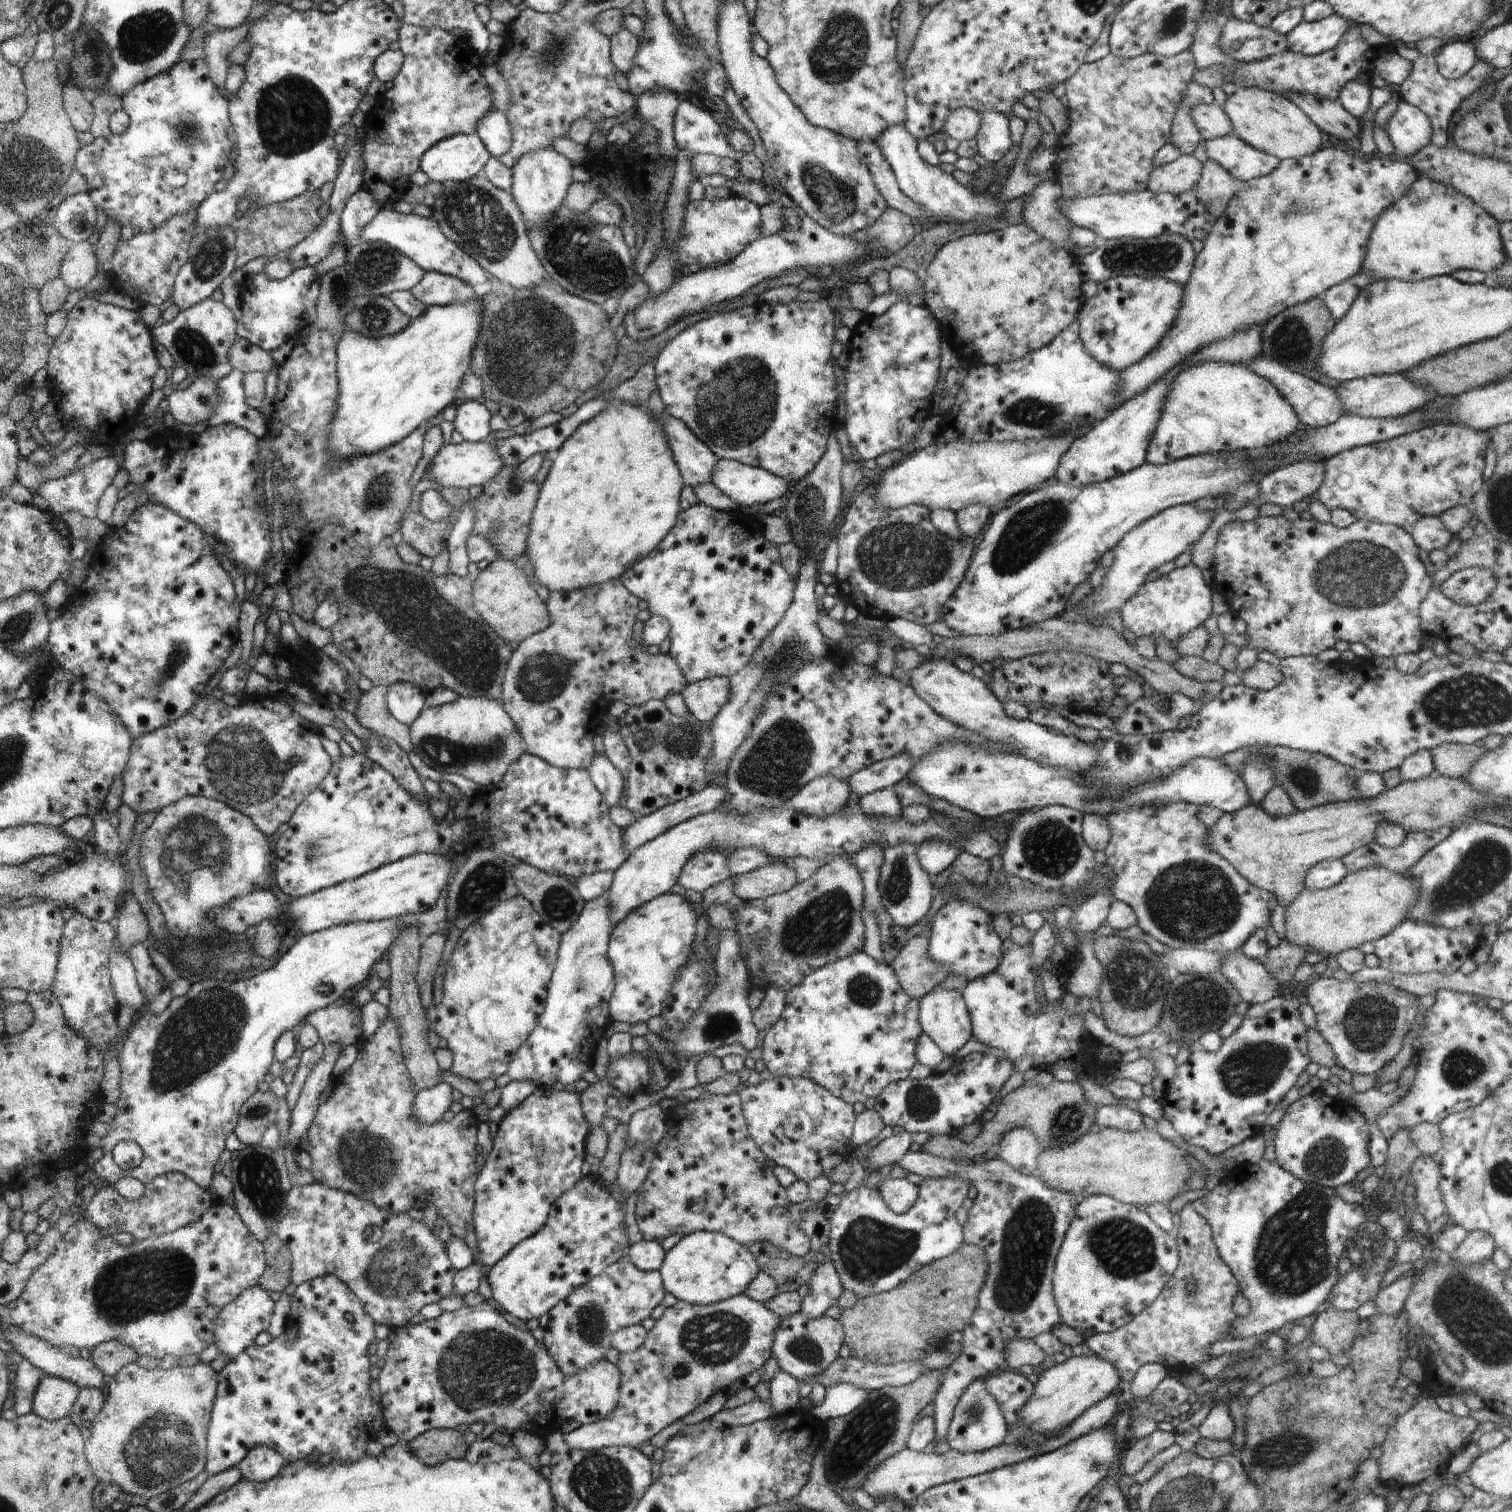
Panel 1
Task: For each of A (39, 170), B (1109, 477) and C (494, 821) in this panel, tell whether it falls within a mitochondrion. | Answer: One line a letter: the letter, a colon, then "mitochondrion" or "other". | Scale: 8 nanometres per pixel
A: mitochondrion
B: other
C: other

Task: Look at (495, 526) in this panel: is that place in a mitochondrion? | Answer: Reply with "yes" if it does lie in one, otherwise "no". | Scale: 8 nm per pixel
yes

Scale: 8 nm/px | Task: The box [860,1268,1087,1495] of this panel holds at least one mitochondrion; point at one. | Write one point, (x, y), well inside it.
(975, 1412)

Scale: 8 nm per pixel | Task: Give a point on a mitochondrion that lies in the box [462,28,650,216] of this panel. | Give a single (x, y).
(551, 53)

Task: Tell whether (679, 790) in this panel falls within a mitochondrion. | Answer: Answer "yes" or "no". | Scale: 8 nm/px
no

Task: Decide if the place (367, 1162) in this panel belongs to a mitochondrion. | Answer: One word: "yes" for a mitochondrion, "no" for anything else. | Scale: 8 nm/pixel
yes

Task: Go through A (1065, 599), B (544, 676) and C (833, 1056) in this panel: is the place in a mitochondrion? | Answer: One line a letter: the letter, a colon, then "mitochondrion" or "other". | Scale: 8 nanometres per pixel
A: other
B: mitochondrion
C: other

